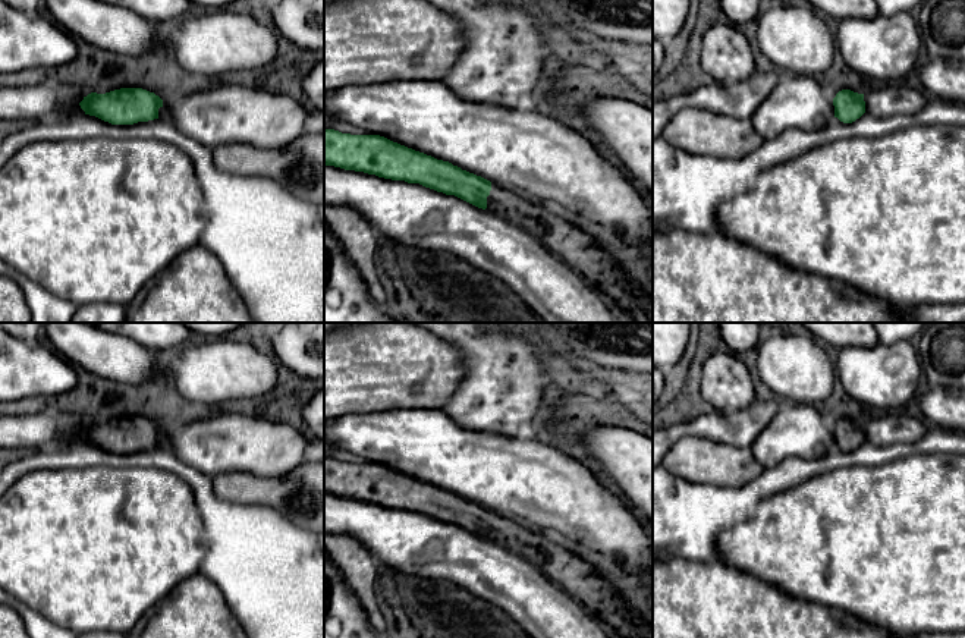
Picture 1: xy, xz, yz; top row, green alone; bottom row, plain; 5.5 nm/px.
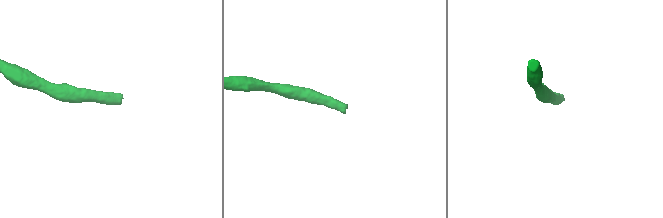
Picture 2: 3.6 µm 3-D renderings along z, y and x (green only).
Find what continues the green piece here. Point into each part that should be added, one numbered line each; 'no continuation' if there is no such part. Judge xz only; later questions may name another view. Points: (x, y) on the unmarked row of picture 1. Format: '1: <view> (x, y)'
1: xz (572, 571)

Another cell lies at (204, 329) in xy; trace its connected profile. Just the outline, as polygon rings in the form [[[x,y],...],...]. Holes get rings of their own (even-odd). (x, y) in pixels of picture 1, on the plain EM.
[[[180,323],[202,337],[229,336],[246,323]]]

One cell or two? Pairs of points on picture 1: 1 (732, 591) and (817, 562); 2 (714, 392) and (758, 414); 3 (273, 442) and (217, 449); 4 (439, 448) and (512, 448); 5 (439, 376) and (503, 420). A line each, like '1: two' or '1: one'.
1: two
2: two
3: one
4: one
5: two

